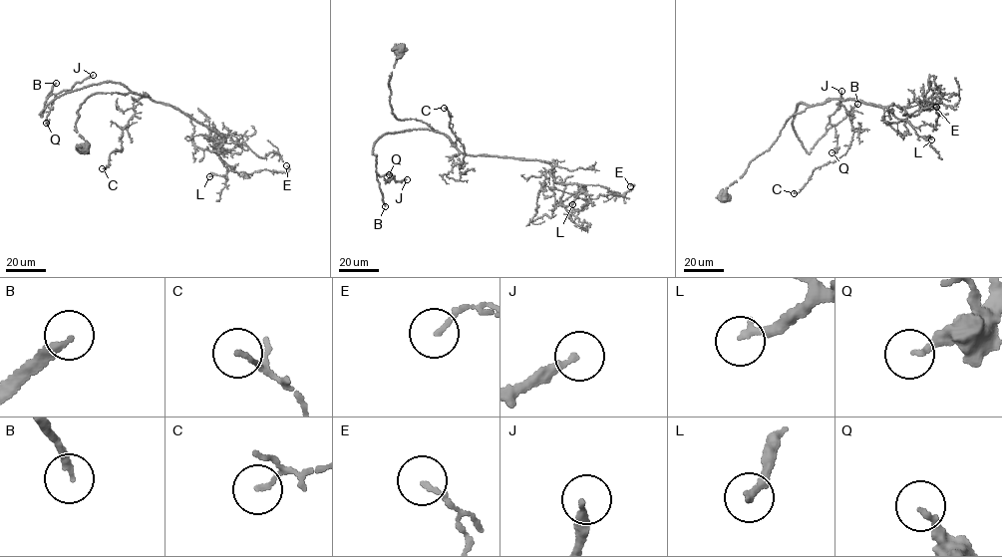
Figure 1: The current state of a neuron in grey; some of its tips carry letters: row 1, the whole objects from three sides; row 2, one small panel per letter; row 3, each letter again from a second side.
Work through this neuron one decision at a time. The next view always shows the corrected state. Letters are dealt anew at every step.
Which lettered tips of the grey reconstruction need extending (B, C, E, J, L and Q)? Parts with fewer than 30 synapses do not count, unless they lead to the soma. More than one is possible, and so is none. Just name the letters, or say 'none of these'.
B, J

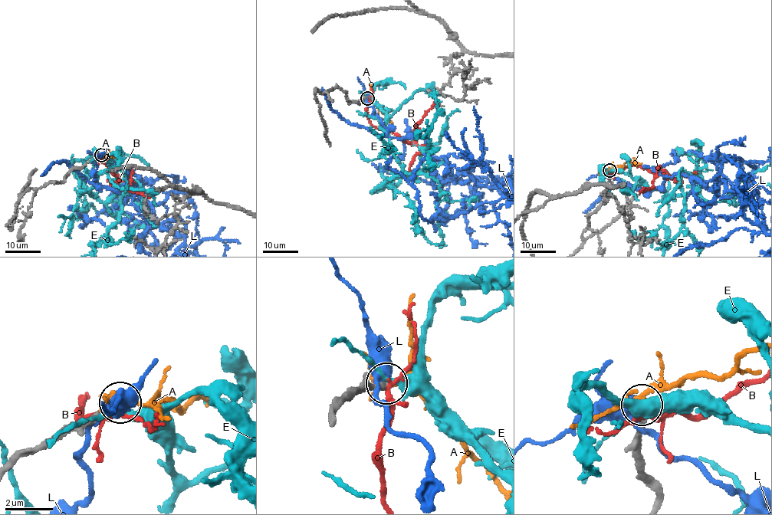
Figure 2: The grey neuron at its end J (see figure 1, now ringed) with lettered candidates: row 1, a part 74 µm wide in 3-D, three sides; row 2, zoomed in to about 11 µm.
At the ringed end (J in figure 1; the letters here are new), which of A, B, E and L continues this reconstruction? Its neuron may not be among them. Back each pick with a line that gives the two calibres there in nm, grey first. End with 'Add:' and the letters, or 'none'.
Add: none

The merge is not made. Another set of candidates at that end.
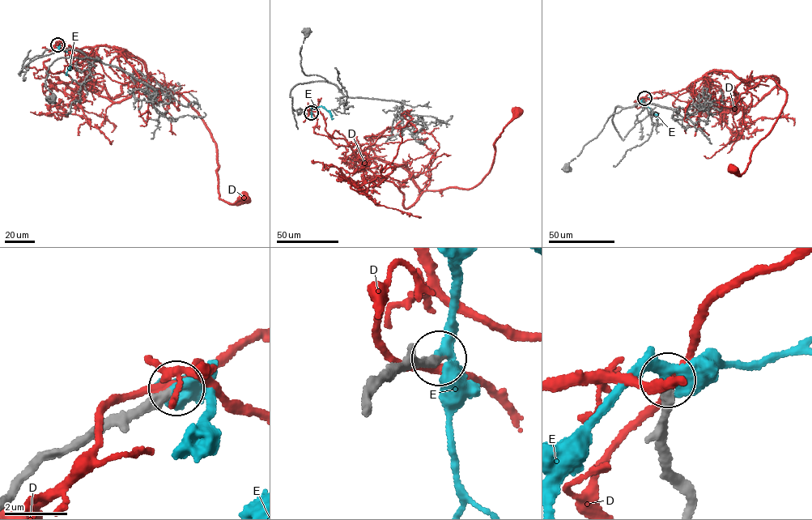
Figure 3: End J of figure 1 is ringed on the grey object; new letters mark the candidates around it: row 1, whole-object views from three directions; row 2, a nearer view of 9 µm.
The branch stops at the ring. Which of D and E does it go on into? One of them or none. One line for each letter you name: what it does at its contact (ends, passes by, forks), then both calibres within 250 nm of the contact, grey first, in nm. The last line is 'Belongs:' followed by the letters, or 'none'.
E: it passes by | 280/280 nm
Belongs: E

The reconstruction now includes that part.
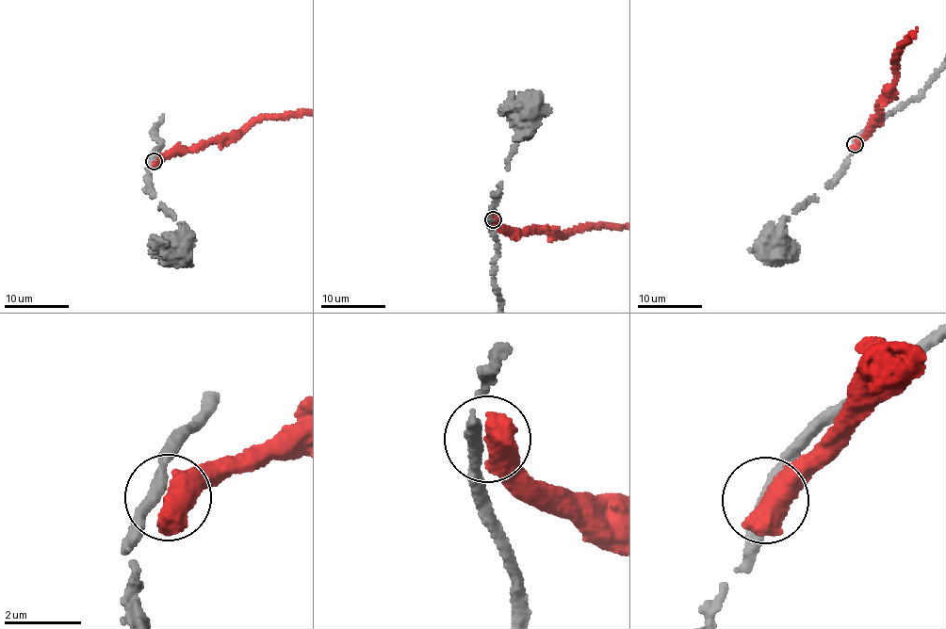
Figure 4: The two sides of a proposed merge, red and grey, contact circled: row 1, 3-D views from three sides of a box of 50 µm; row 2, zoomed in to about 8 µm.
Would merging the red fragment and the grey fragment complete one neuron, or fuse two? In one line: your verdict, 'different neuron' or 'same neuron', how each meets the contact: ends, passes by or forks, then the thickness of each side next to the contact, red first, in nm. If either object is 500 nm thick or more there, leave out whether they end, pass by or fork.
different neuron; calibres 750 and 320 nm

